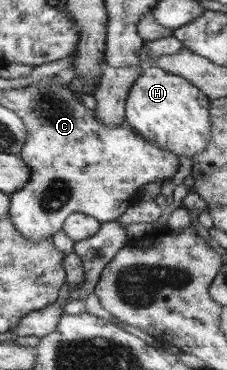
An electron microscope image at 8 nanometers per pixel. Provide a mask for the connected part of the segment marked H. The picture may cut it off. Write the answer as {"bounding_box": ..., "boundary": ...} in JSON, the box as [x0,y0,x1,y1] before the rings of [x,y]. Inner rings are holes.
{"bounding_box":[126,67,211,159],"boundary":[[[144,67],[127,97],[126,119],[147,142],[153,142],[177,156],[193,159],[193,156],[207,149],[207,144],[211,142],[211,101],[209,96],[188,79],[160,67]]]}

